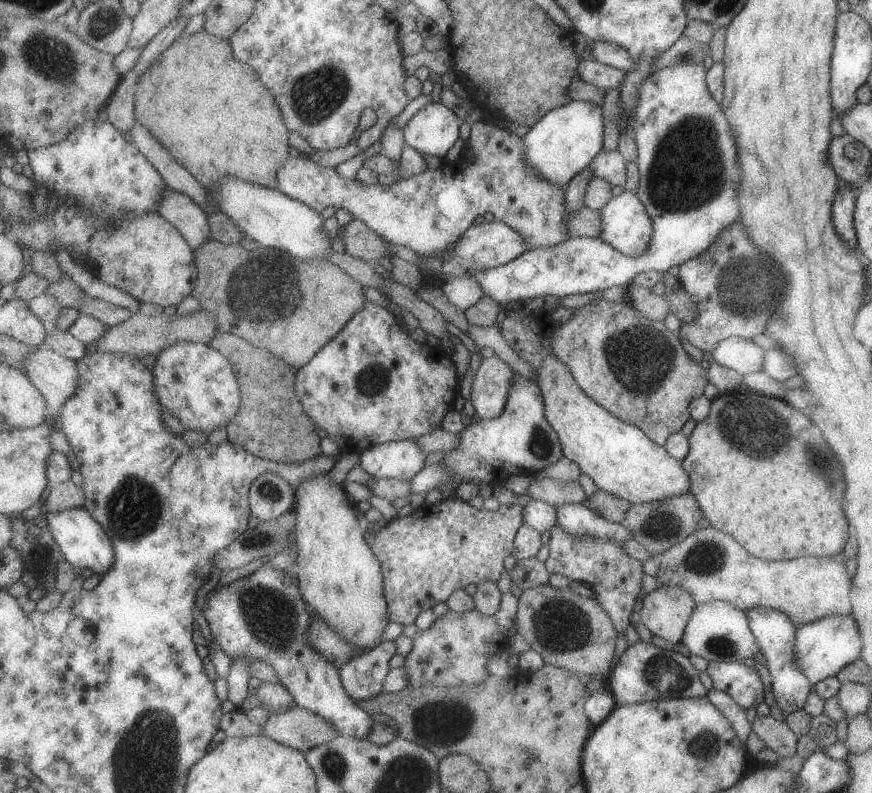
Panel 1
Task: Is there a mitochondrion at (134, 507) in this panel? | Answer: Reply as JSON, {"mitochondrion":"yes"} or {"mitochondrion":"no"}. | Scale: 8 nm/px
{"mitochondrion":"yes"}

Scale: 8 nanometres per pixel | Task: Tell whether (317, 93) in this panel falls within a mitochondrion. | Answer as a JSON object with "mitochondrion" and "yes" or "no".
{"mitochondrion":"yes"}

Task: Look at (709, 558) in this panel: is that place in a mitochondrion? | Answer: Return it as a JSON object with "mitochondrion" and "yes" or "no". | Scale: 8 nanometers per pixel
{"mitochondrion":"yes"}

